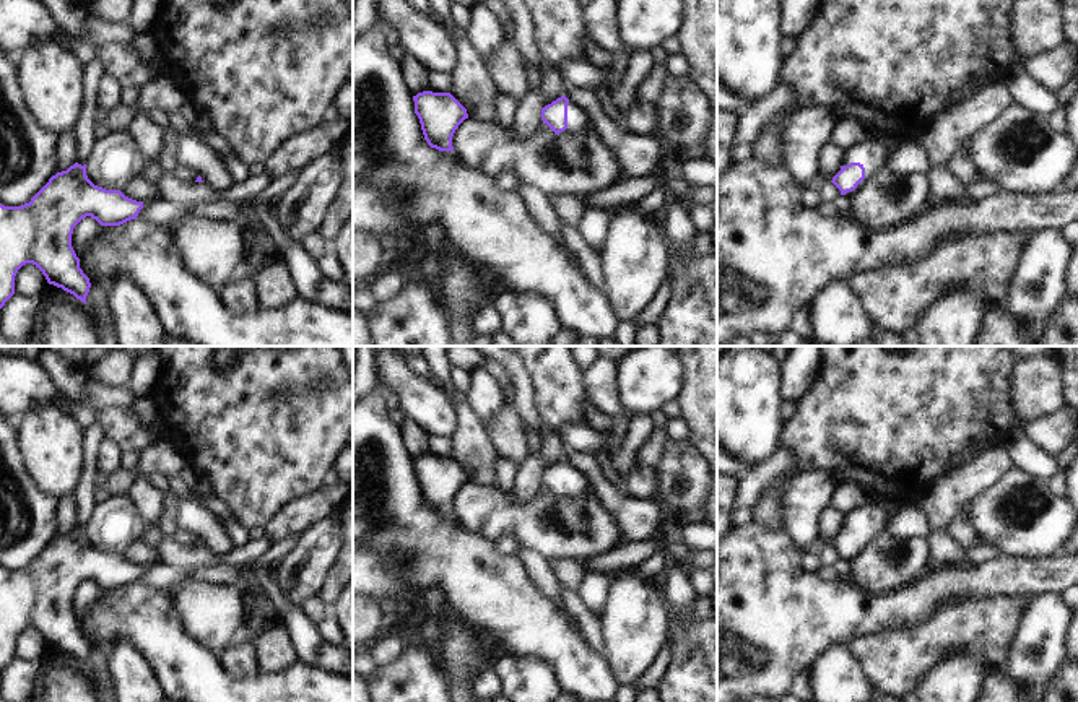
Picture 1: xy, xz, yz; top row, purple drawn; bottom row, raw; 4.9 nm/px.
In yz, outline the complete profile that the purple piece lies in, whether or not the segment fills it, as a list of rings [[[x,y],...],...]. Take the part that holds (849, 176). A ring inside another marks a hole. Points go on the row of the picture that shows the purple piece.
[[[870,135],[865,141],[858,141],[844,151],[841,171],[831,182],[841,190],[841,195],[854,198],[867,180],[888,167],[889,156],[889,148]]]

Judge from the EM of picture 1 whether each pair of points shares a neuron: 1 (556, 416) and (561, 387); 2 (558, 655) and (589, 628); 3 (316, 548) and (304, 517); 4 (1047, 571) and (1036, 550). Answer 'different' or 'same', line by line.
1: same
2: different
3: different
4: different

